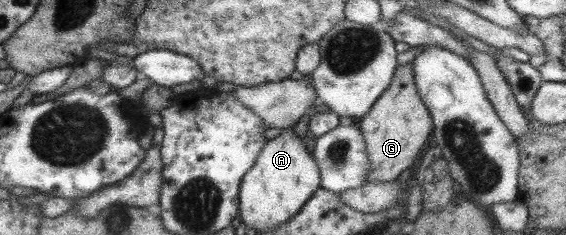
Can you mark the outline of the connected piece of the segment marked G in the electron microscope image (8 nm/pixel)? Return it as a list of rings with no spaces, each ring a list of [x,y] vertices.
[[[397,65],[388,88],[374,100],[370,110],[356,123],[361,132],[364,151],[368,155],[368,180],[366,182],[397,182],[400,172],[406,170],[420,153],[420,148],[432,130],[432,119],[428,109],[419,102],[414,87],[412,65]]]

